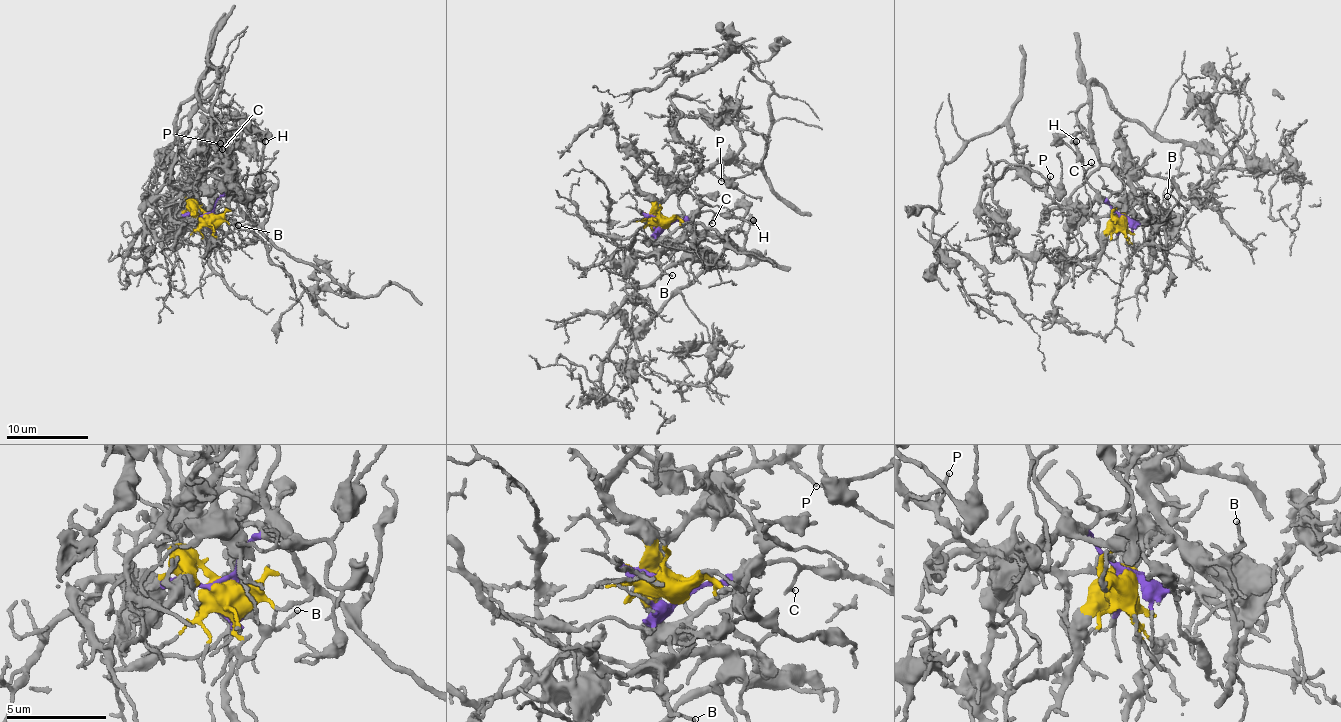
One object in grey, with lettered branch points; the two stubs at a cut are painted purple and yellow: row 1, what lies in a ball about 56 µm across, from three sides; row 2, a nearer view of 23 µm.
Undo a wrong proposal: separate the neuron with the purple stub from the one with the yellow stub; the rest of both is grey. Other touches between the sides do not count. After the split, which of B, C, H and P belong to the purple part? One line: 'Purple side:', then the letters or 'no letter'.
Purple side: C, H

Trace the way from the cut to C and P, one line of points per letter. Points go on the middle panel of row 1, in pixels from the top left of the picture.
C: (662, 221), (681, 219), (703, 211), (713, 212), (713, 222)
P: (661, 220), (656, 215), (659, 207), (683, 179), (697, 171), (709, 171), (720, 180)

